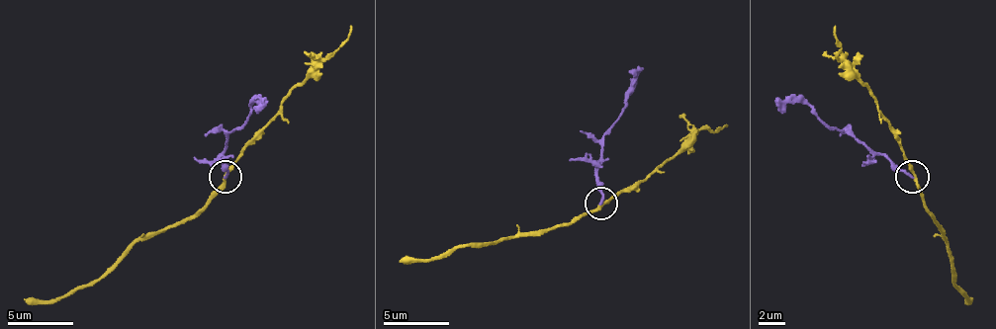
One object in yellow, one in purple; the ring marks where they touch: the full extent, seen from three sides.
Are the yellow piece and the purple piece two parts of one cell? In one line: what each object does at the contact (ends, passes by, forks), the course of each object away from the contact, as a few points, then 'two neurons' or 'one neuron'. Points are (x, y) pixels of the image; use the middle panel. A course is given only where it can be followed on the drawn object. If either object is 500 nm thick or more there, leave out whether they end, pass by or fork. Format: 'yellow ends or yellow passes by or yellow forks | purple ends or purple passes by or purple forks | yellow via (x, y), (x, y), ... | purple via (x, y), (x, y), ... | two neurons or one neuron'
yellow passes by | purple ends | yellow via (601, 203), (546, 231), (522, 231), (427, 258), (398, 261) | purple via (601, 203), (601, 143), (631, 91), (637, 64) | one neuron

